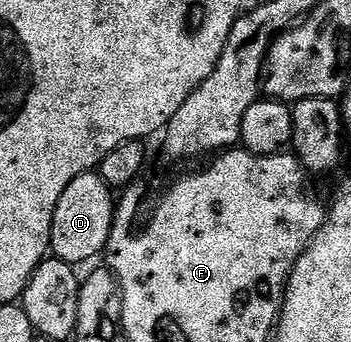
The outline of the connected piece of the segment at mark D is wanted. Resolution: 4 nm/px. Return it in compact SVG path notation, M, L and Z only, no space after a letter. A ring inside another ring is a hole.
M91 171L72 179L64 195L60 195L60 203L56 203L56 211L52 215L50 253L57 260L66 261L75 267L81 267L85 261L92 260L97 253L99 256L110 238L115 208L115 194L97 172Z

